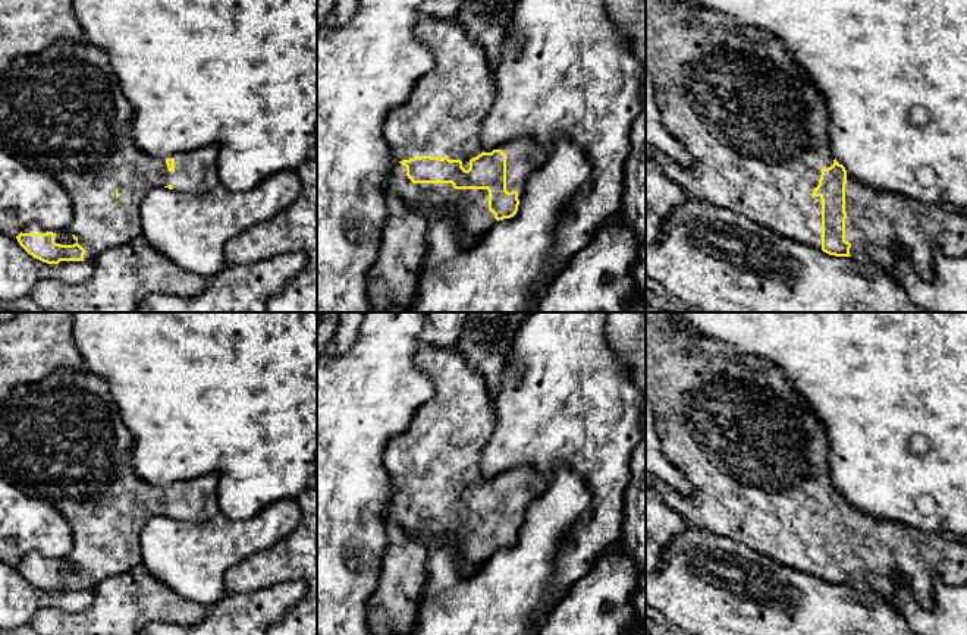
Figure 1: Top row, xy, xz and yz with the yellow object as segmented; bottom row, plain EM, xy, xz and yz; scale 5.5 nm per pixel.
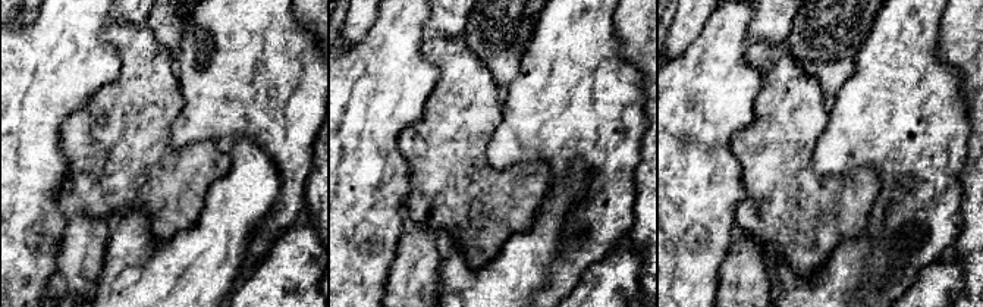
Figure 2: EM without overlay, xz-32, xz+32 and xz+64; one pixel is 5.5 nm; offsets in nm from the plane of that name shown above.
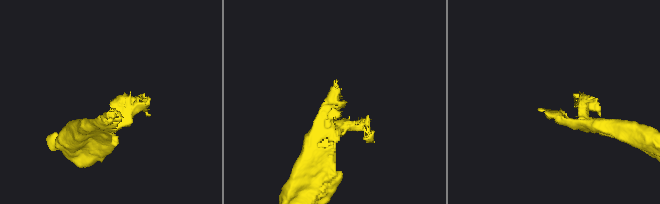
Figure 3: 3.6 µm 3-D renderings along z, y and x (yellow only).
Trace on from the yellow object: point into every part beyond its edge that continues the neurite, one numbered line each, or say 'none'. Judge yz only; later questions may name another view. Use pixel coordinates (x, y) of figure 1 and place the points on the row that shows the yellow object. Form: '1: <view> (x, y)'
1: yz (750, 116)

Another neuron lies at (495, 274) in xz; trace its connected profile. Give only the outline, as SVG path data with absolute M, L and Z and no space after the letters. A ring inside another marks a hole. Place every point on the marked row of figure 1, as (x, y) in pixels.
M561 136L546 163L528 177L517 214L496 221L470 248L461 245L464 236L455 208L430 217L418 289L405 312L531 312L539 298L530 290L547 265L559 219L593 183L587 154Z

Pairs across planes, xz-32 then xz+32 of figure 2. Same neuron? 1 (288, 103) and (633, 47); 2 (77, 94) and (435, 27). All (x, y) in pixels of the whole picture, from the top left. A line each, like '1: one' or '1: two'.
1: two
2: two

